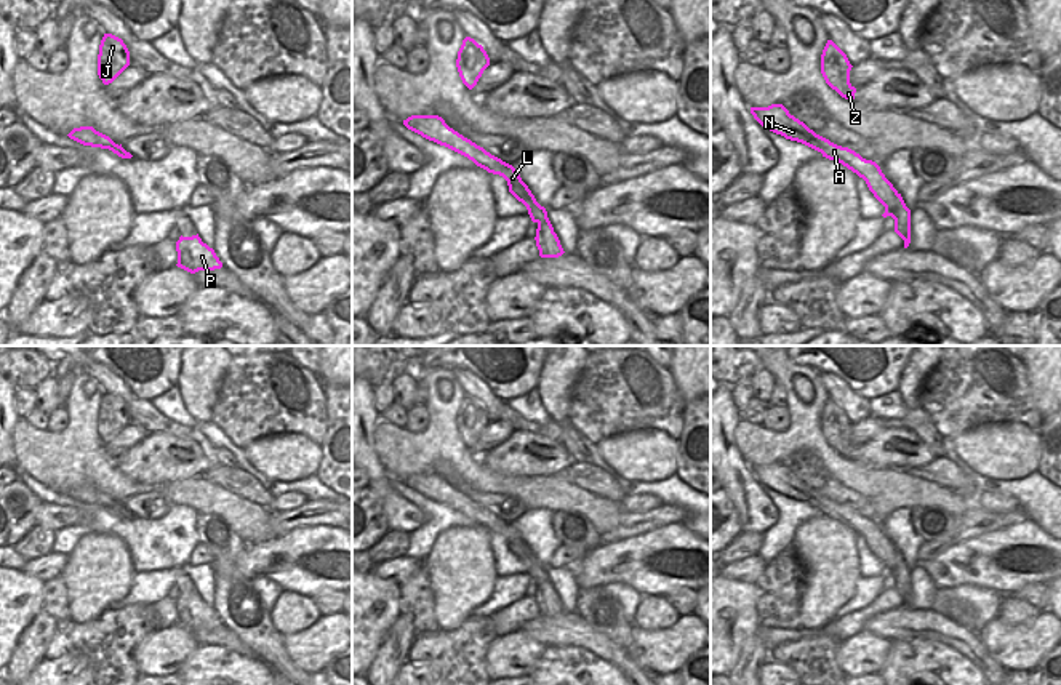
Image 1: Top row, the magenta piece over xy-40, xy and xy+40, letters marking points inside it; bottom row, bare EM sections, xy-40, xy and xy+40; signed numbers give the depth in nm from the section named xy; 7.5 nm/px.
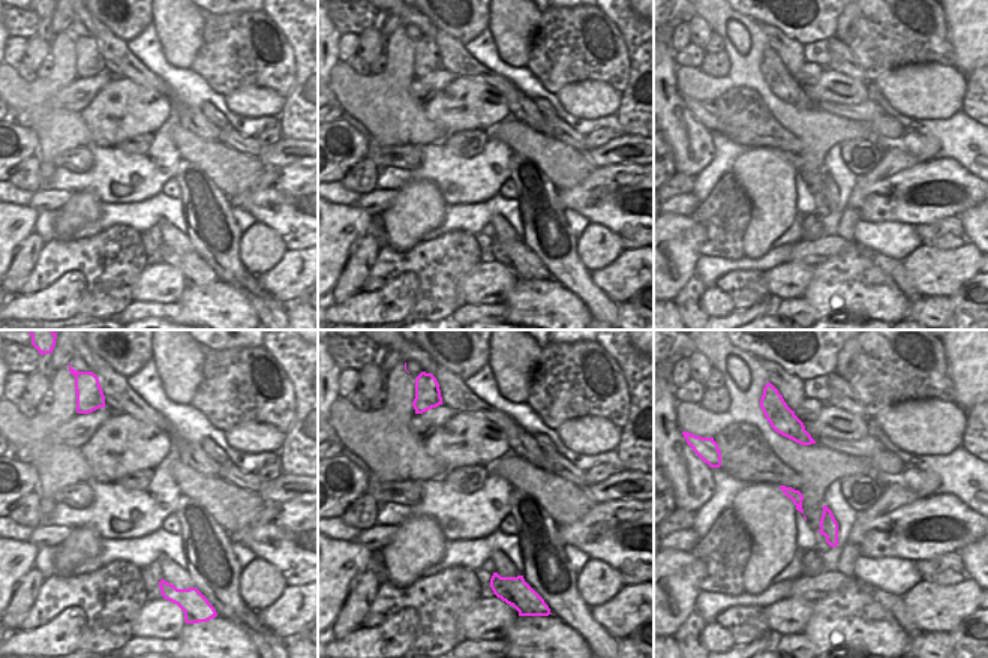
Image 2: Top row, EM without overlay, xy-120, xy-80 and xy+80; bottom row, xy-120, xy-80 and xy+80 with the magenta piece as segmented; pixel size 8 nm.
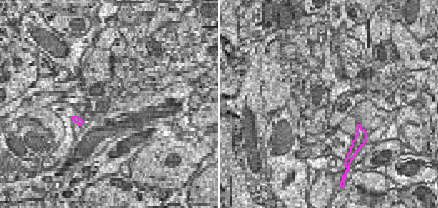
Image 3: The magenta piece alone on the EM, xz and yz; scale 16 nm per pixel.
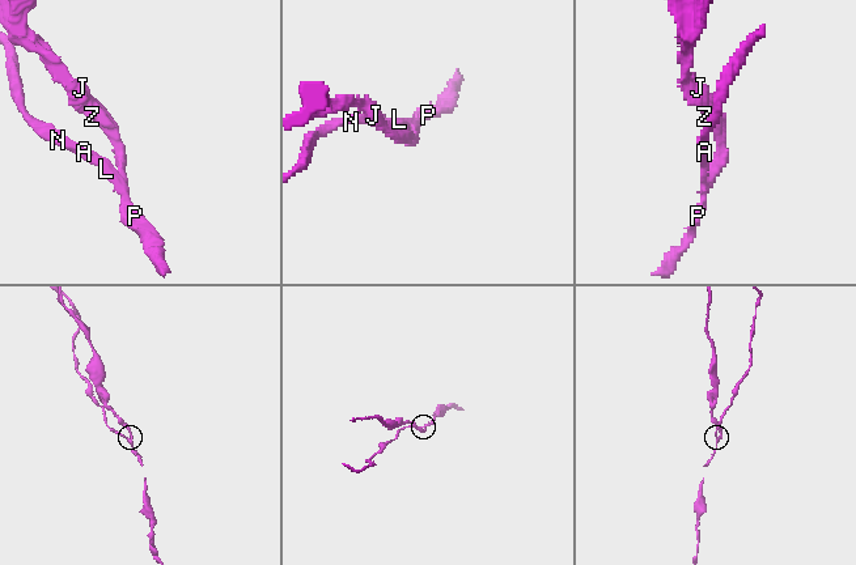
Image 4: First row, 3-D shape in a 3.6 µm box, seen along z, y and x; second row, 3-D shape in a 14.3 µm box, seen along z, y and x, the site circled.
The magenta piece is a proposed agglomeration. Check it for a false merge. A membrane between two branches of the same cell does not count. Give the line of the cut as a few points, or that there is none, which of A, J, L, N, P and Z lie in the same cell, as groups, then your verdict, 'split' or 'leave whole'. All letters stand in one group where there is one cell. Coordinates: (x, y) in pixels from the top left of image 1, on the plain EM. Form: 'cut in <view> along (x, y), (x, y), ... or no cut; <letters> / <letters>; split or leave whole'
cut in xy+40 along (898, 552), (893, 565), (885, 570); A L N / J P Z; split

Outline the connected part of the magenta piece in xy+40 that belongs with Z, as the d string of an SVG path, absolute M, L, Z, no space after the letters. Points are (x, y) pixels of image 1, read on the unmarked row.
M827 399L821 413L821 432L826 442L848 459L853 459L856 451L850 442L851 426L847 413L832 399Z

